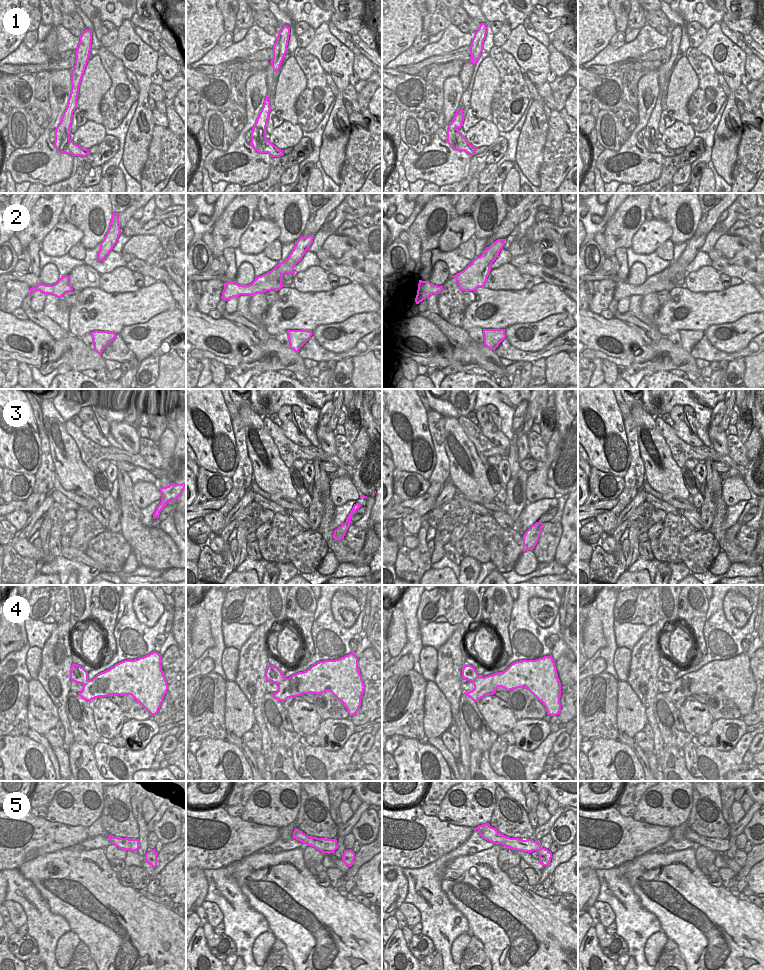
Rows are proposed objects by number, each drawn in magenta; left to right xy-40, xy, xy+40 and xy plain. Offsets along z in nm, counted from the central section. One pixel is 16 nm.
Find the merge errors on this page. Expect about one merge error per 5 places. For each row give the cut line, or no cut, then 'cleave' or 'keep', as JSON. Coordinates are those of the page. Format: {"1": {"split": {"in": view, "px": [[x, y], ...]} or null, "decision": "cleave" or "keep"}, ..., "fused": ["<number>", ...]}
{"1": {"split": {"in": "xy", "px": [[262, 130], [258, 140], [263, 142], [263, 150], [265, 152]]}, "decision": "cleave"}, "2": {"split": null, "decision": "keep"}, "3": {"split": null, "decision": "keep"}, "4": {"split": null, "decision": "keep"}, "5": {"split": null, "decision": "keep"}, "fused": ["1"]}

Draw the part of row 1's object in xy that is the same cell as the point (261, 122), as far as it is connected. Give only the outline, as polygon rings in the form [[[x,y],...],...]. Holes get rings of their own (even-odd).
[[[266,95],[264,100],[263,107],[259,113],[259,116],[256,120],[254,127],[251,130],[251,142],[250,145],[253,147],[255,151],[258,153],[265,153],[263,150],[264,141],[258,141],[258,136],[262,132],[263,135],[266,136],[266,126],[269,119],[269,113],[271,111],[270,101]]]

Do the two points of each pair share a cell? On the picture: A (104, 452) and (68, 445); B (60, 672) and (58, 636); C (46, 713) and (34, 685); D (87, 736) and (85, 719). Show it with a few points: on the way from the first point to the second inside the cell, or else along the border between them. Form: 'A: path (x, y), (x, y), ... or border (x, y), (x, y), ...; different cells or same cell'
A: border (66, 426), (88, 468); different cells
B: path (59, 663), (58, 645); same cell
C: path (43, 706), (39, 702), (36, 692); same cell
D: path (87, 732), (85, 723); same cell

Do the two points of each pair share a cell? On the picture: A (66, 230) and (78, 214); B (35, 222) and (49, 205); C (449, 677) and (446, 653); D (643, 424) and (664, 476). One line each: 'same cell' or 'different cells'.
A: different cells
B: same cell
C: same cell
D: same cell

